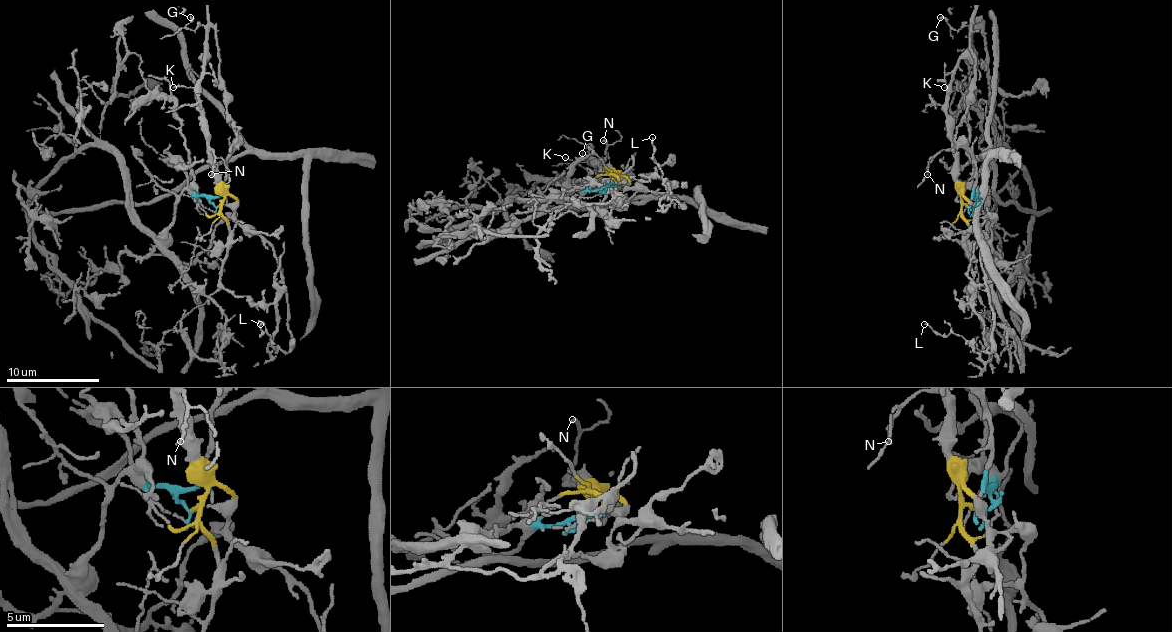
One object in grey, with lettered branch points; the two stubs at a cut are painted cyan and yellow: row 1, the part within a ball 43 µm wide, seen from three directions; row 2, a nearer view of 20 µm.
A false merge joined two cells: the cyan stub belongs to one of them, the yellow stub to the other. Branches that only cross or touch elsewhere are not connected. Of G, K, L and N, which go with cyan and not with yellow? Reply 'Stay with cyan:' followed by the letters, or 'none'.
Stay with cyan: none

